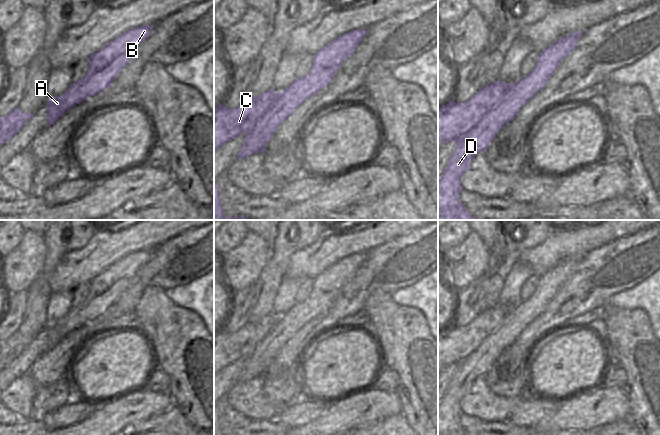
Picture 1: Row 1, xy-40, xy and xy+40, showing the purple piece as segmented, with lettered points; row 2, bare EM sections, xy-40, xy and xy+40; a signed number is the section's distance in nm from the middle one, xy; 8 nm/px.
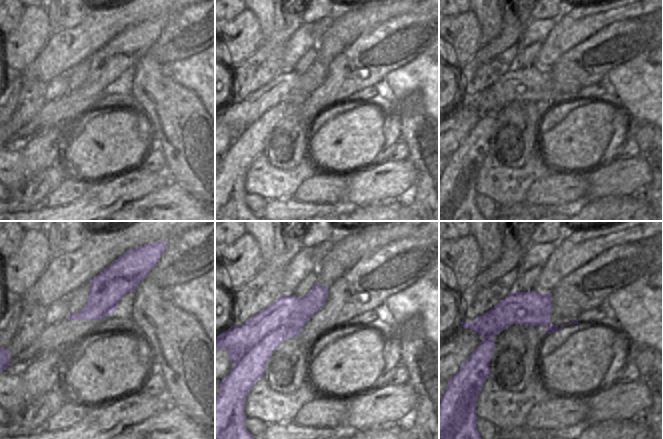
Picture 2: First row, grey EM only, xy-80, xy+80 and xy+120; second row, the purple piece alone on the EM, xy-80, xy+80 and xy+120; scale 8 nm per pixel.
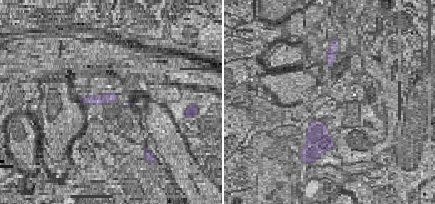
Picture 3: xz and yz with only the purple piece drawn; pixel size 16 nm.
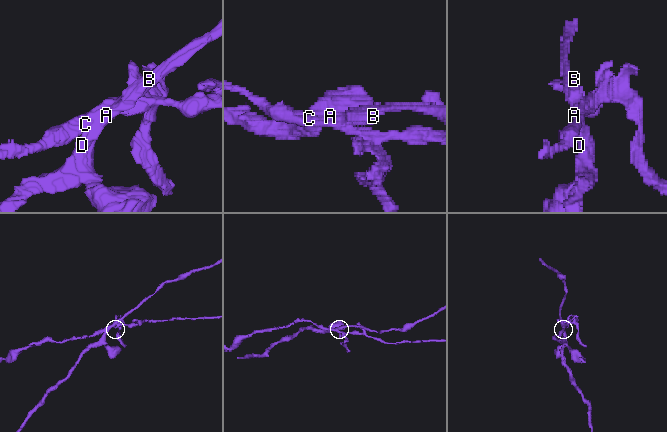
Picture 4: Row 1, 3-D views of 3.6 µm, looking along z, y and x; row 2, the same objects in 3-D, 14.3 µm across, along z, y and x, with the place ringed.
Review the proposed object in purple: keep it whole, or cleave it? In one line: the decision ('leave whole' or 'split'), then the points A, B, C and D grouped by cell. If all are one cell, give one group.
split | A B D / C

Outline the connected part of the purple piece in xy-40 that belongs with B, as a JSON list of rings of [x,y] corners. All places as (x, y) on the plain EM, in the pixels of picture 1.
[[[142,249],[130,253],[99,273],[89,281],[89,292],[82,303],[76,307],[71,307],[69,312],[60,320],[52,321],[47,328],[47,350],[55,347],[62,339],[67,337],[72,331],[82,327],[88,321],[92,321],[100,315],[110,311],[119,296],[129,287],[131,280],[137,270],[145,265],[151,258],[153,249]]]

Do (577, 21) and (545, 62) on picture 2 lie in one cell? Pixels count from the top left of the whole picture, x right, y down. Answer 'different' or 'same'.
same

